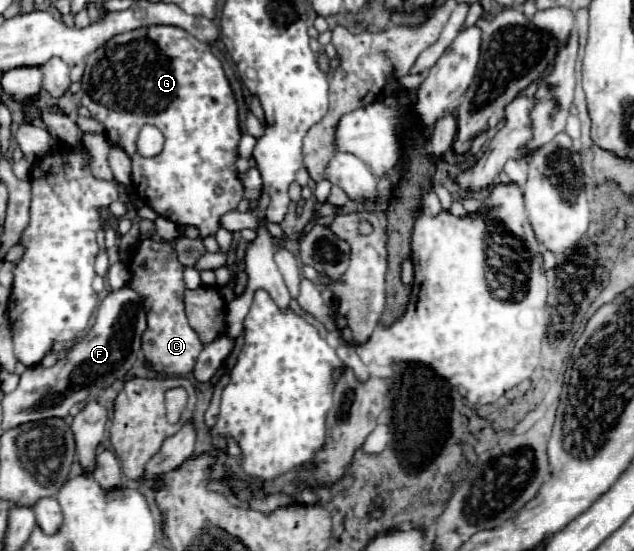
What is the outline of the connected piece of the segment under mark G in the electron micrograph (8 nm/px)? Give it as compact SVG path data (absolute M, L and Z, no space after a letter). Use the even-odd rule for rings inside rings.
M172 25L138 27L120 33L86 57L82 105L90 109L94 119L104 123L108 141L130 153L132 185L140 199L158 215L178 225L194 225L200 229L200 237L208 237L220 229L220 217L238 207L242 199L242 185L234 167L240 141L238 105L222 63L212 55L208 43L198 43L190 33ZM144 125L158 127L166 139L164 151L150 159L136 155L136 139ZM216 187L220 187L222 193L216 193Z

